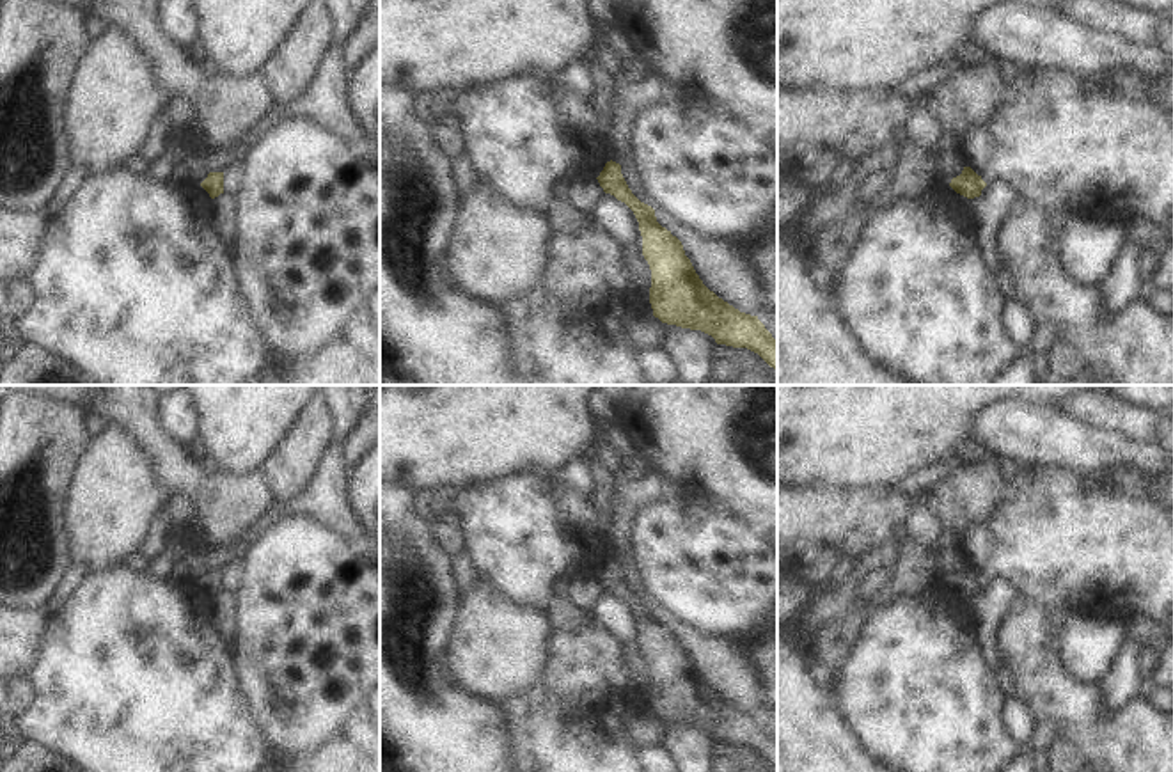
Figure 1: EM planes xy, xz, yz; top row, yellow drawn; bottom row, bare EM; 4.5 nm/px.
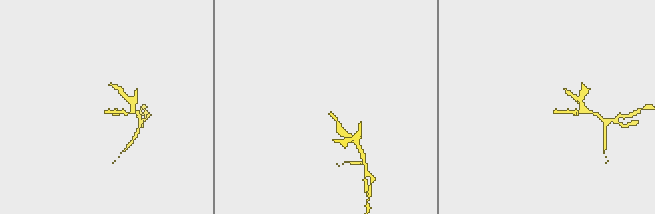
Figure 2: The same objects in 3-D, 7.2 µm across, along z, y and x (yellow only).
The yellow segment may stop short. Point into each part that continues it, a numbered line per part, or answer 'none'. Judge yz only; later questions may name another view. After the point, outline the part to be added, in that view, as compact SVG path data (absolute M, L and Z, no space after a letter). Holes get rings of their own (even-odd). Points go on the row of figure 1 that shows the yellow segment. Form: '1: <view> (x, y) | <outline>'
none

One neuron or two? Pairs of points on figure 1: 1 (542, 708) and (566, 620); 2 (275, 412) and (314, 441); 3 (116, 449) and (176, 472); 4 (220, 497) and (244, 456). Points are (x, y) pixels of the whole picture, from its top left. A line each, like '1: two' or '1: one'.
1: two
2: two
3: two
4: two

